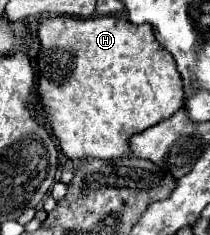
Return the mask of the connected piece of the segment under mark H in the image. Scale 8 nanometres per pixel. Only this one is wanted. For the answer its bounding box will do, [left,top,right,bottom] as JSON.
[39,16,185,160]

